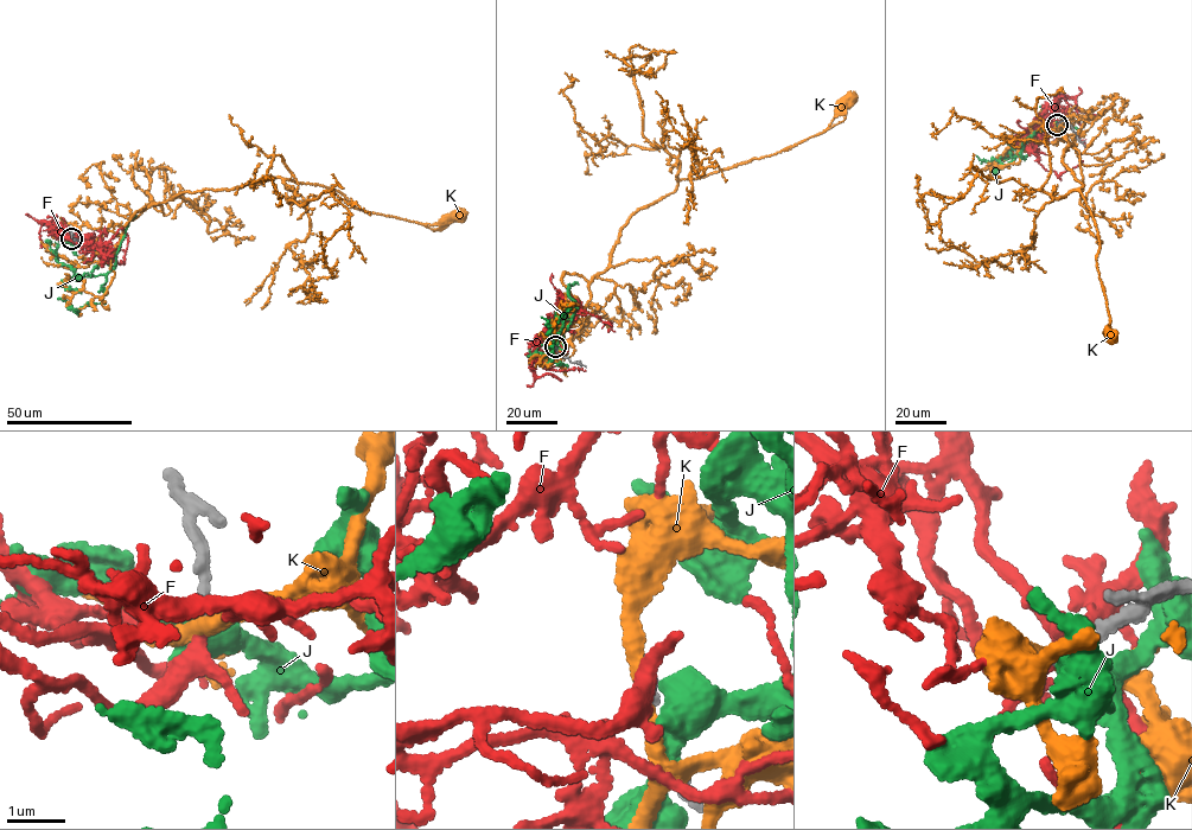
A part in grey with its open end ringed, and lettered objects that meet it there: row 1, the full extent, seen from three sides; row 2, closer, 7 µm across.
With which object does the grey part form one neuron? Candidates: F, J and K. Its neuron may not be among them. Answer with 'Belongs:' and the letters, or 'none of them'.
Belongs: F

